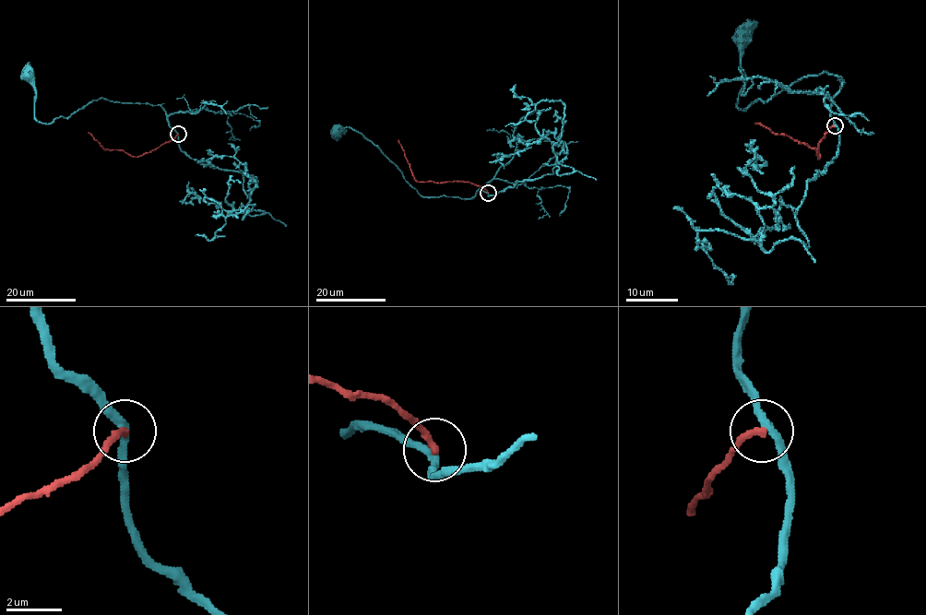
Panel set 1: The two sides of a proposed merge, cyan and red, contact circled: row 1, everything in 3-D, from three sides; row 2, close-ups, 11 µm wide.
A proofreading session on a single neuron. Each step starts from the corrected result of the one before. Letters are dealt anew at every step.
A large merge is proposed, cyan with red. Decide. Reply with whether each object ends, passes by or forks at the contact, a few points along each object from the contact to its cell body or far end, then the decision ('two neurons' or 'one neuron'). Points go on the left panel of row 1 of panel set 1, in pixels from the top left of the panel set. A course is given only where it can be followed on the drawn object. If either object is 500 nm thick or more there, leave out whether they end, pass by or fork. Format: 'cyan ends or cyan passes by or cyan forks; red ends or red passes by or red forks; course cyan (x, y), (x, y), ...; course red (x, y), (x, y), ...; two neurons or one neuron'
cyan passes by; red ends; course cyan (178, 134), (159, 105), (100, 98), (68, 117), (39, 123), (34, 112), (35, 88), (28, 74); course red (178, 134), (148, 152), (132, 157), (123, 150), (105, 148), (88, 132); two neurons

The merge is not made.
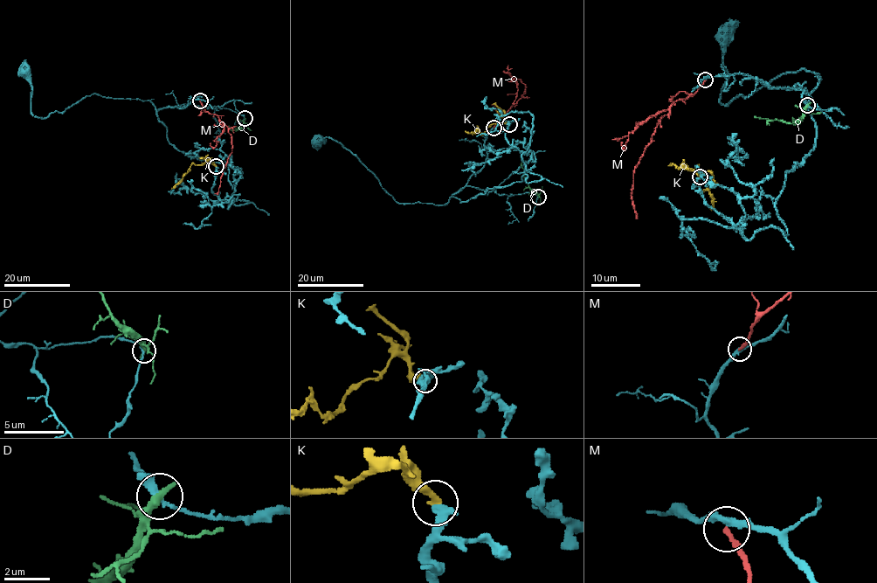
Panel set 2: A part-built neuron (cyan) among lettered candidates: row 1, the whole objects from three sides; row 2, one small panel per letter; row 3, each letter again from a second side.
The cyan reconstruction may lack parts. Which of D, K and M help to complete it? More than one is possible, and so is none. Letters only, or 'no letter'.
K

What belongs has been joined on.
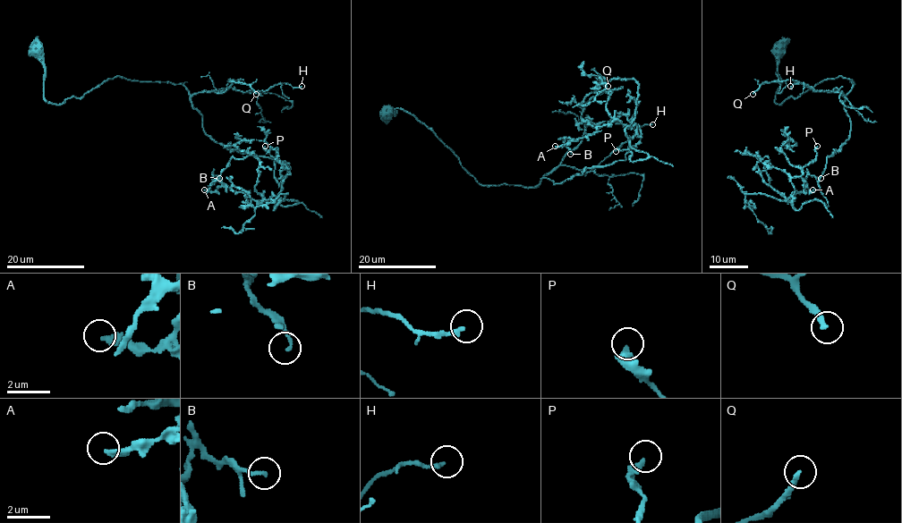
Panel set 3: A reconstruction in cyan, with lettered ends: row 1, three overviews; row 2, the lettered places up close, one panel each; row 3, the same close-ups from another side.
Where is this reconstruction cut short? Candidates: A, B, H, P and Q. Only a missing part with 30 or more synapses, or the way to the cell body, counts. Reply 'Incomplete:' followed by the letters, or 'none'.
Incomplete: Q

